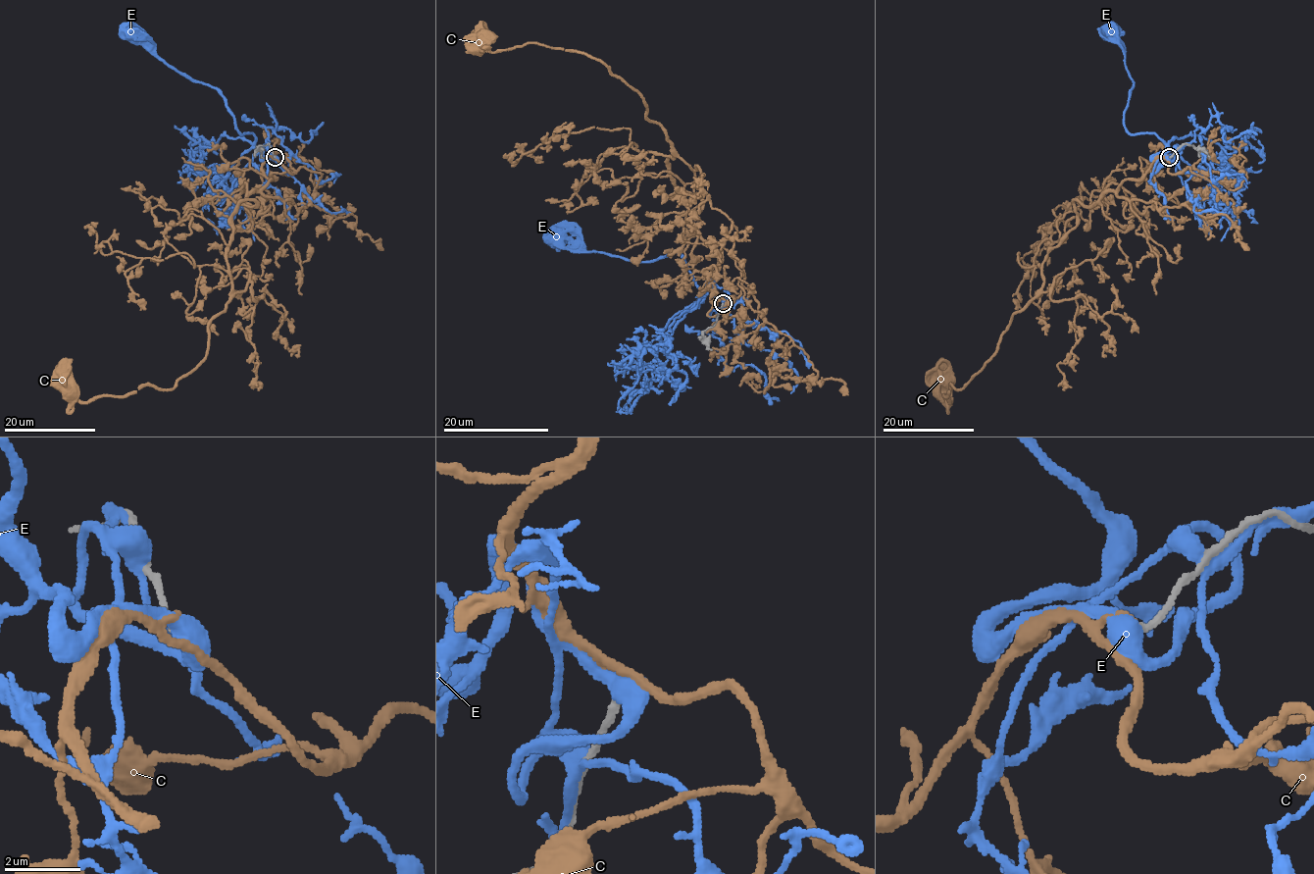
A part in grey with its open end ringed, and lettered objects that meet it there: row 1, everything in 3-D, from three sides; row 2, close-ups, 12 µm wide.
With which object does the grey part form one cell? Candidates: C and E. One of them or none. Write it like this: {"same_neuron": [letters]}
{"same_neuron": ["C"]}

